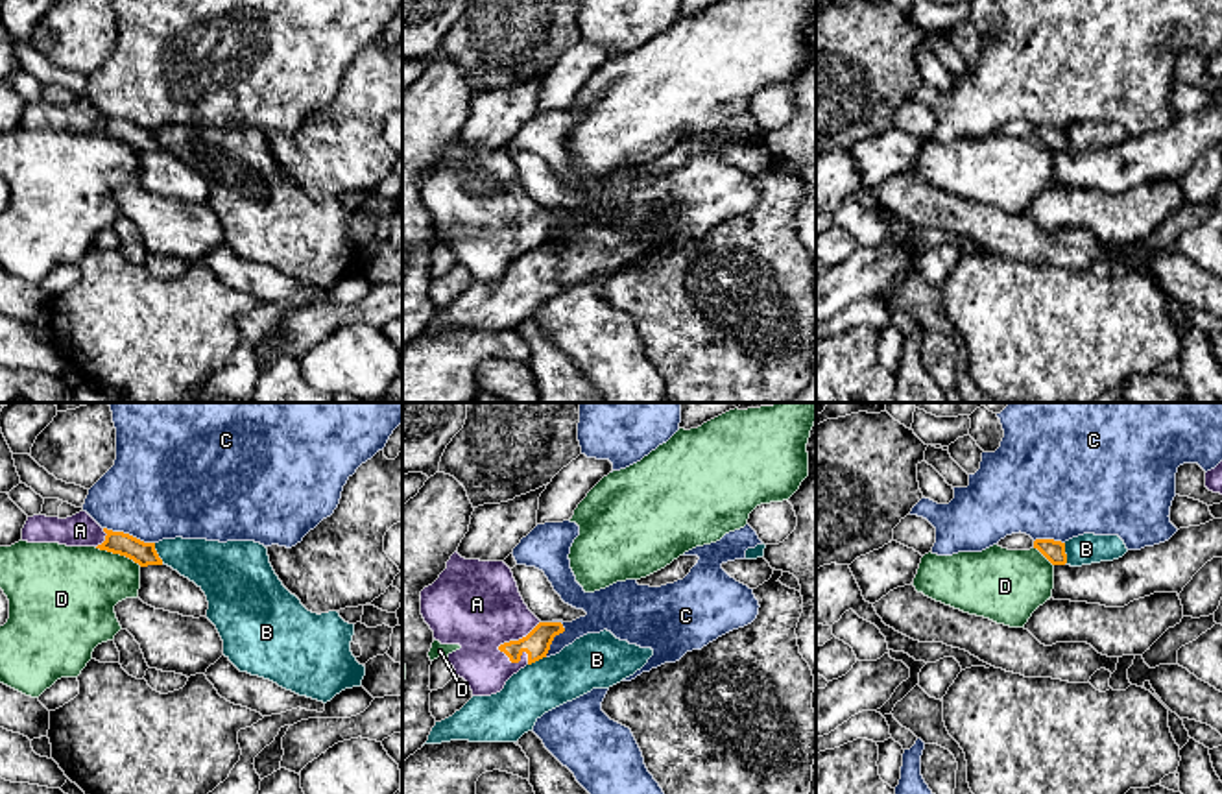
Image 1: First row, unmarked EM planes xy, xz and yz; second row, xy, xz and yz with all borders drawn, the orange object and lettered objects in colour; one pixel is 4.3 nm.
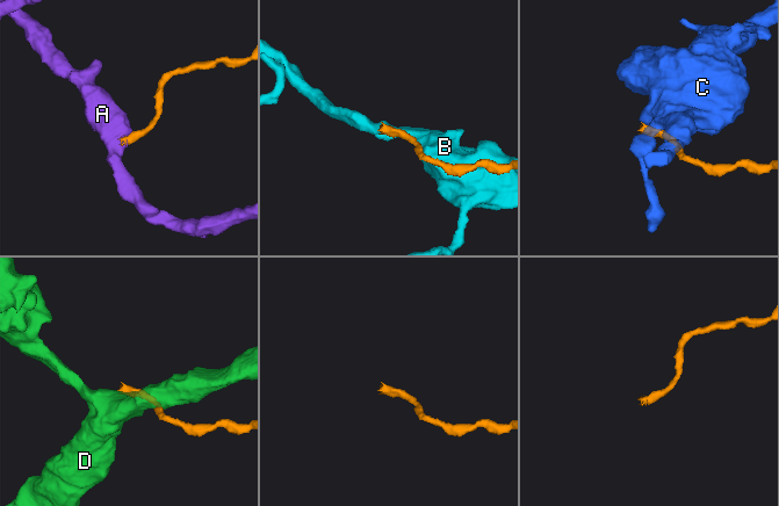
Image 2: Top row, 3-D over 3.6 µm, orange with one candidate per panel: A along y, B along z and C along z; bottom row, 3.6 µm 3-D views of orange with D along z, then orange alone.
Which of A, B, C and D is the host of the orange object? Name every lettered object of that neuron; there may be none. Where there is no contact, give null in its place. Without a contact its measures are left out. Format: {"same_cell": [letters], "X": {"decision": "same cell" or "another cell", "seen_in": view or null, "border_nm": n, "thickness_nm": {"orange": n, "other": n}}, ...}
{"same_cell": ["A"], "A": {"decision": "same cell", "seen_in": "xz", "border_nm": 220, "thickness_nm": {"orange": 110, "other": 380}}, "B": {"decision": "another cell", "seen_in": "xy", "border_nm": 100, "thickness_nm": {"orange": 100, "other": 220}}, "C": {"decision": "another cell", "seen_in": "xy", "border_nm": 240, "thickness_nm": {"orange": 100, "other": 440}}, "D": {"decision": "another cell", "seen_in": "xy", "border_nm": 220, "thickness_nm": {"orange": 100, "other": 380}}}

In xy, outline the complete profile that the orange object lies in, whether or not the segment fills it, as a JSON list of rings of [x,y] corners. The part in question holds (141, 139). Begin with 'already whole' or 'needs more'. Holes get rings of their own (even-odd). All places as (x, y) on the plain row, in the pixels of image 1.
needs more | [[[79,98],[66,105],[46,102],[28,103],[22,114],[22,127],[96,133],[126,142],[140,153],[162,151],[155,129],[144,129],[129,120],[102,114],[87,98]]]

